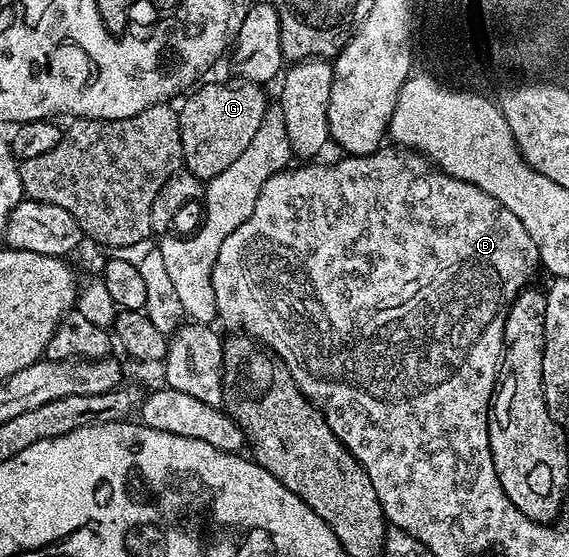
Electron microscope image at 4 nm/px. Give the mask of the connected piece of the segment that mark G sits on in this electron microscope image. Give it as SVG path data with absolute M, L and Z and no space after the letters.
M250 82L238 83L200 83L190 93L192 96L184 102L183 108L178 109L183 151L182 167L195 175L198 180L204 182L212 180L232 162L237 162L241 150L249 146L253 134L257 134L257 129L261 126L261 118L269 110L267 96L263 93L266 91L260 85Z

